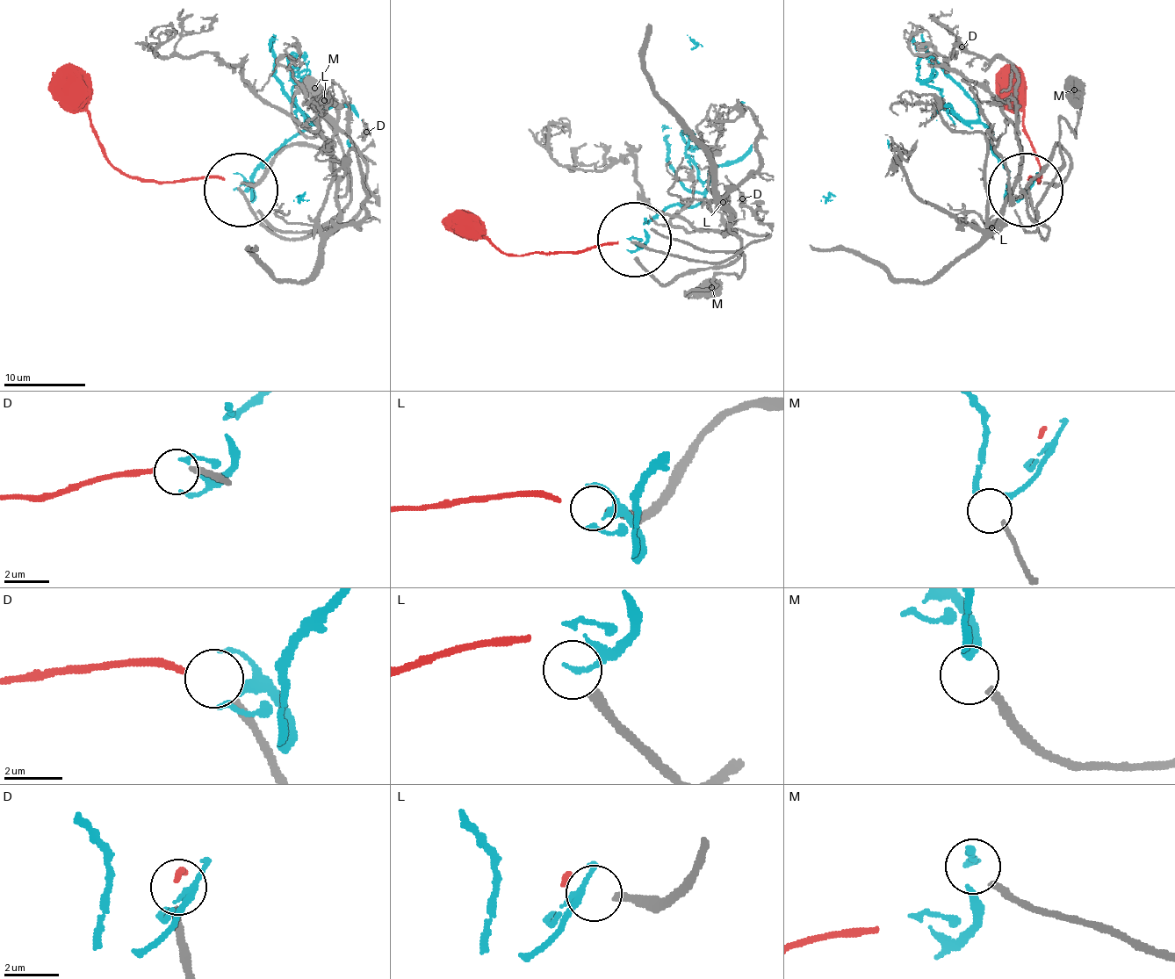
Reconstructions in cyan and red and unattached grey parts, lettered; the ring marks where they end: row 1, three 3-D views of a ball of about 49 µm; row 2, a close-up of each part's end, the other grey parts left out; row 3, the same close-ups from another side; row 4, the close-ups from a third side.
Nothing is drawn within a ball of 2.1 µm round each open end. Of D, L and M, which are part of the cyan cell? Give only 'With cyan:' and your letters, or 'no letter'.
With cyan: no letter

